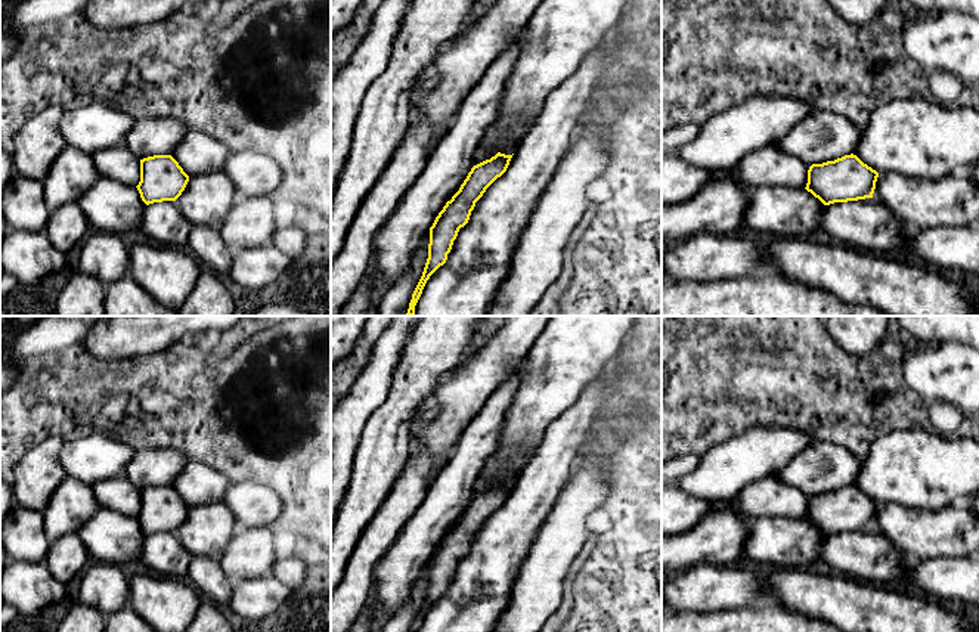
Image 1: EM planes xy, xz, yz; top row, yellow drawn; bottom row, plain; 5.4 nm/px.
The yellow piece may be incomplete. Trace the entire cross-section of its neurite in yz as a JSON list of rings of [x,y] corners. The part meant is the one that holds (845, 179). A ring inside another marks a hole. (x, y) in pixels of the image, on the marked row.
[[[856,155],[812,164],[808,170],[806,190],[824,205],[873,198],[879,173]]]

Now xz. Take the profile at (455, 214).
[[[498,152],[471,168],[459,190],[446,202],[430,227],[428,258],[422,276],[412,294],[406,316],[415,315],[415,306],[430,276],[446,263],[453,241],[461,227],[464,227],[486,189],[501,177],[511,161],[512,155]]]

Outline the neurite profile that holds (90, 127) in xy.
[[[84,103],[63,109],[59,130],[66,145],[89,155],[124,142],[136,120],[103,103]]]

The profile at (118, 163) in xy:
[[[124,145],[92,154],[93,165],[100,177],[114,179],[128,186],[140,182],[140,159]]]

